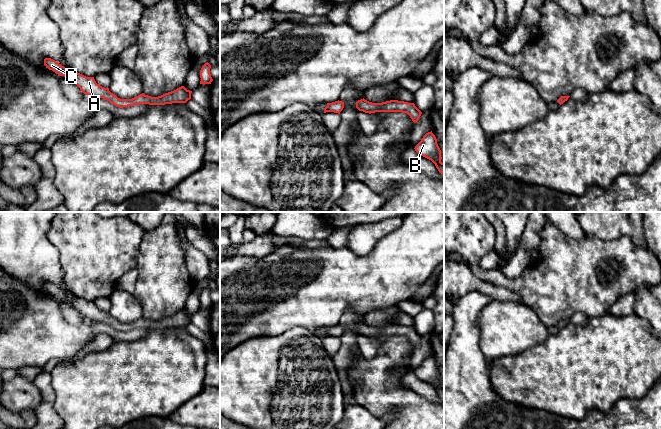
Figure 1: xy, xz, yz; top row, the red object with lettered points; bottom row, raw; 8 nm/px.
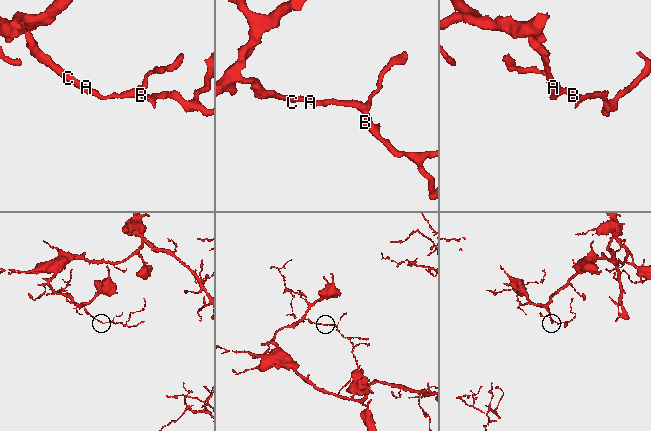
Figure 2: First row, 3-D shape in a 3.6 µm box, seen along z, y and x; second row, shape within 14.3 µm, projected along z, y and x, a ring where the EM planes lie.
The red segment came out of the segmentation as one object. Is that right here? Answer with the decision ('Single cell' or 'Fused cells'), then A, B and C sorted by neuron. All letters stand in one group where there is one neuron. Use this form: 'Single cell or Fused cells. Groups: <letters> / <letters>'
Single cell. Groups: A B C

